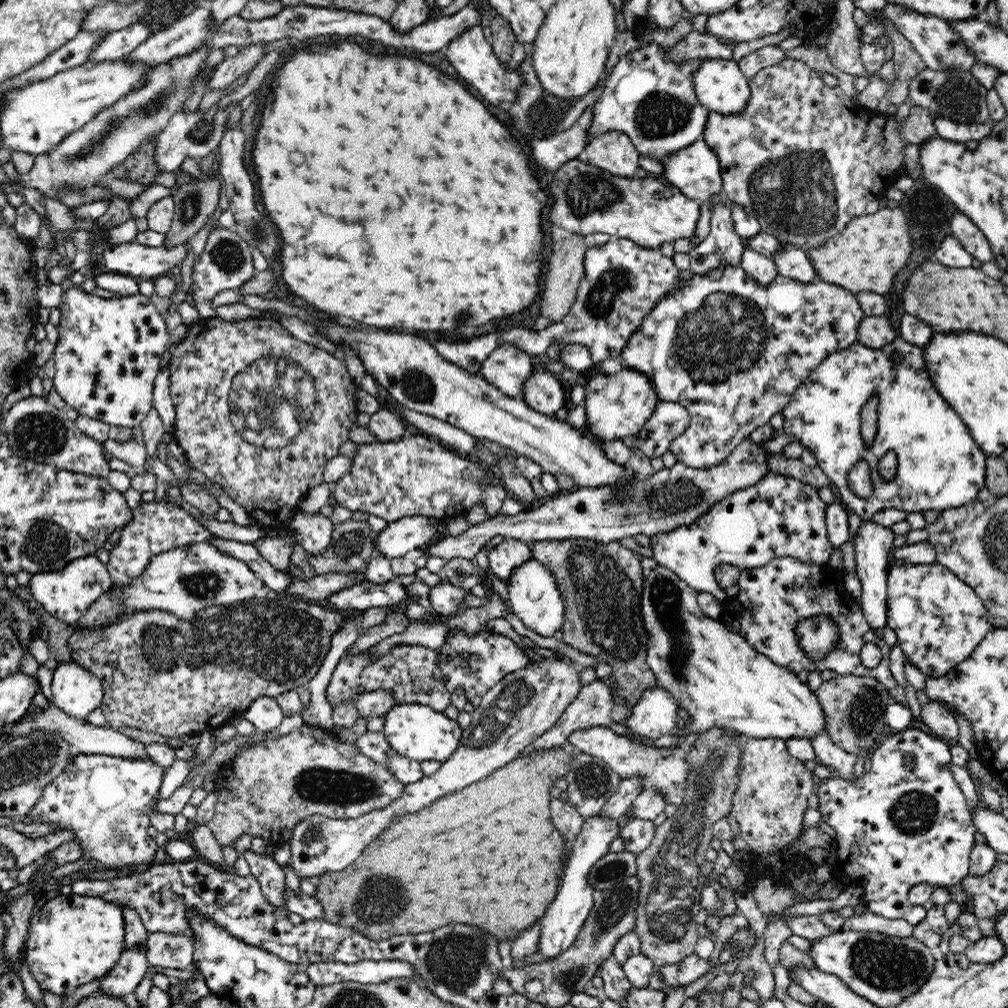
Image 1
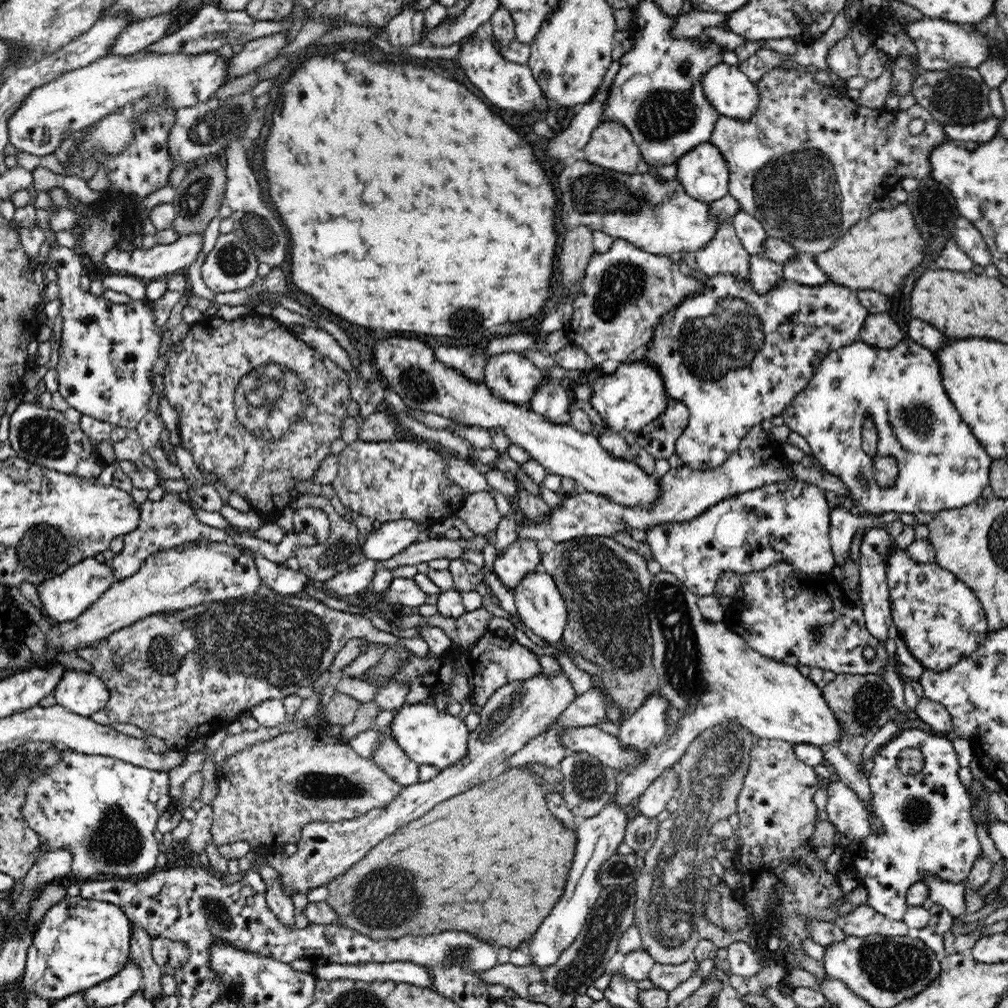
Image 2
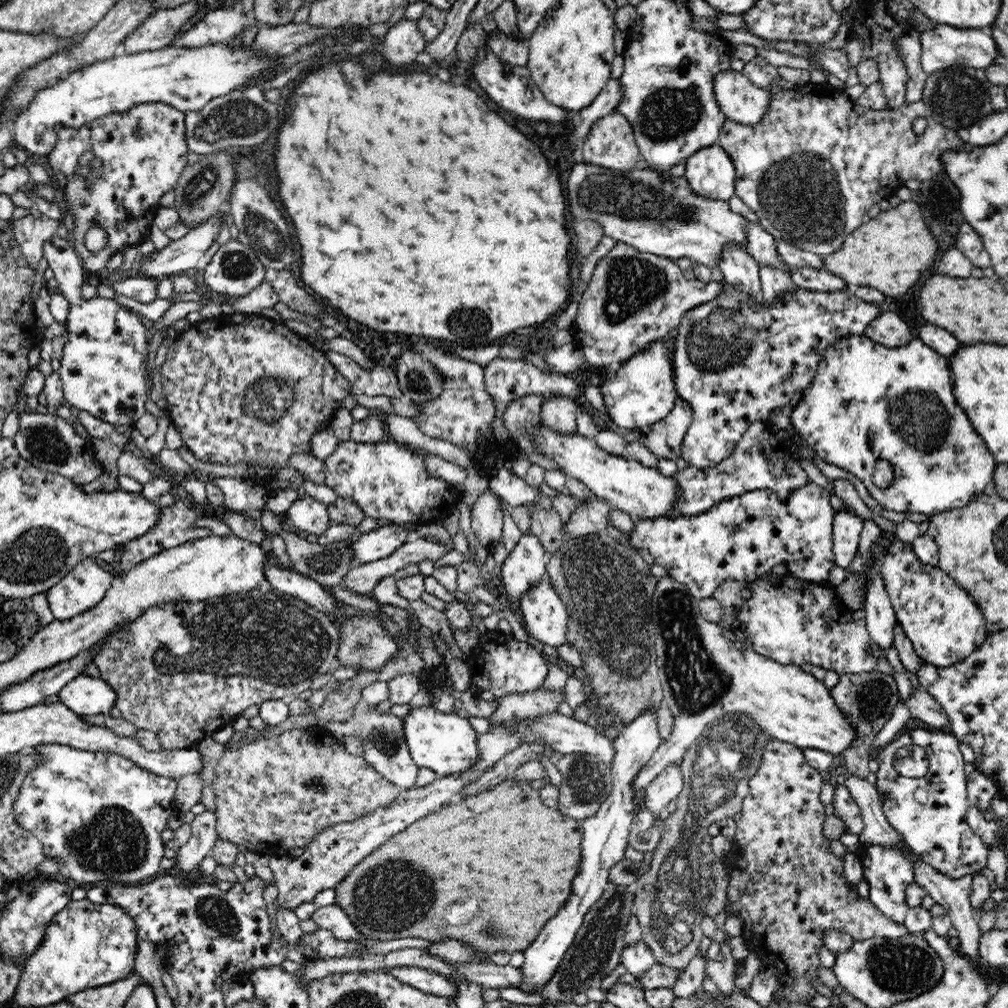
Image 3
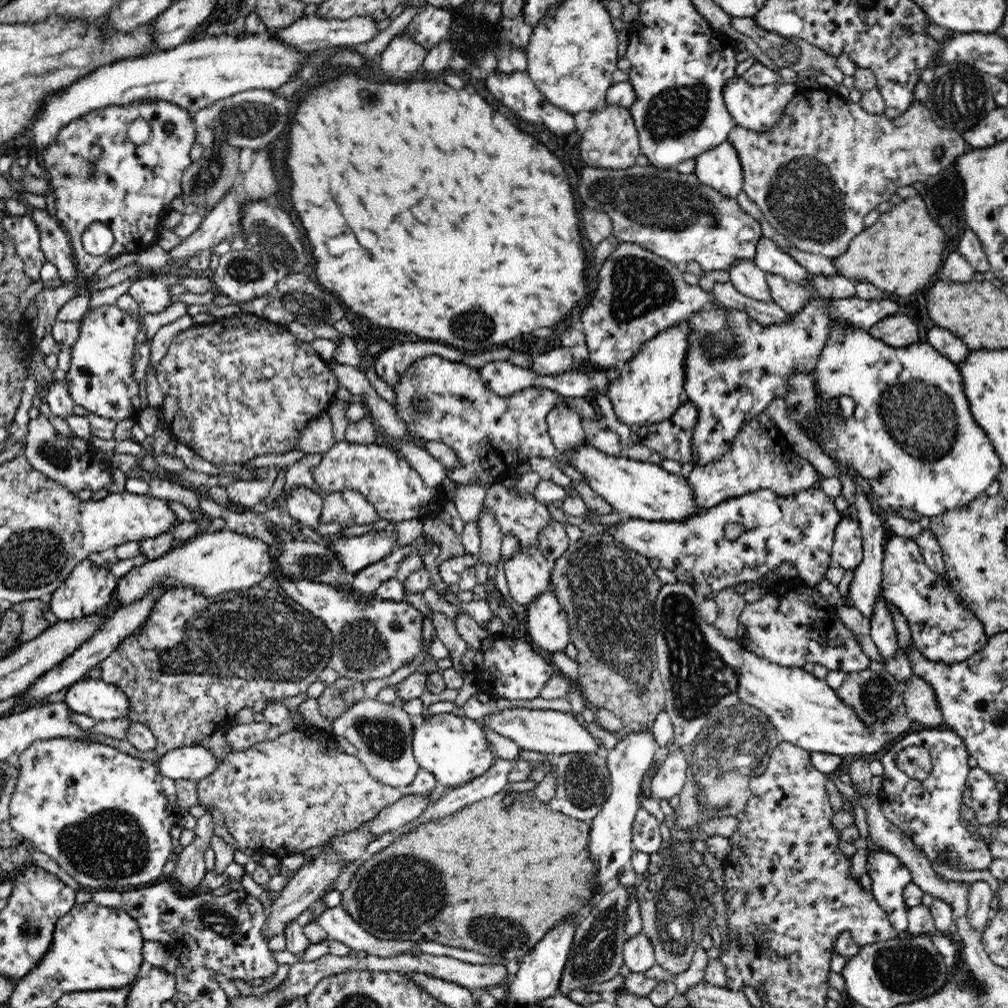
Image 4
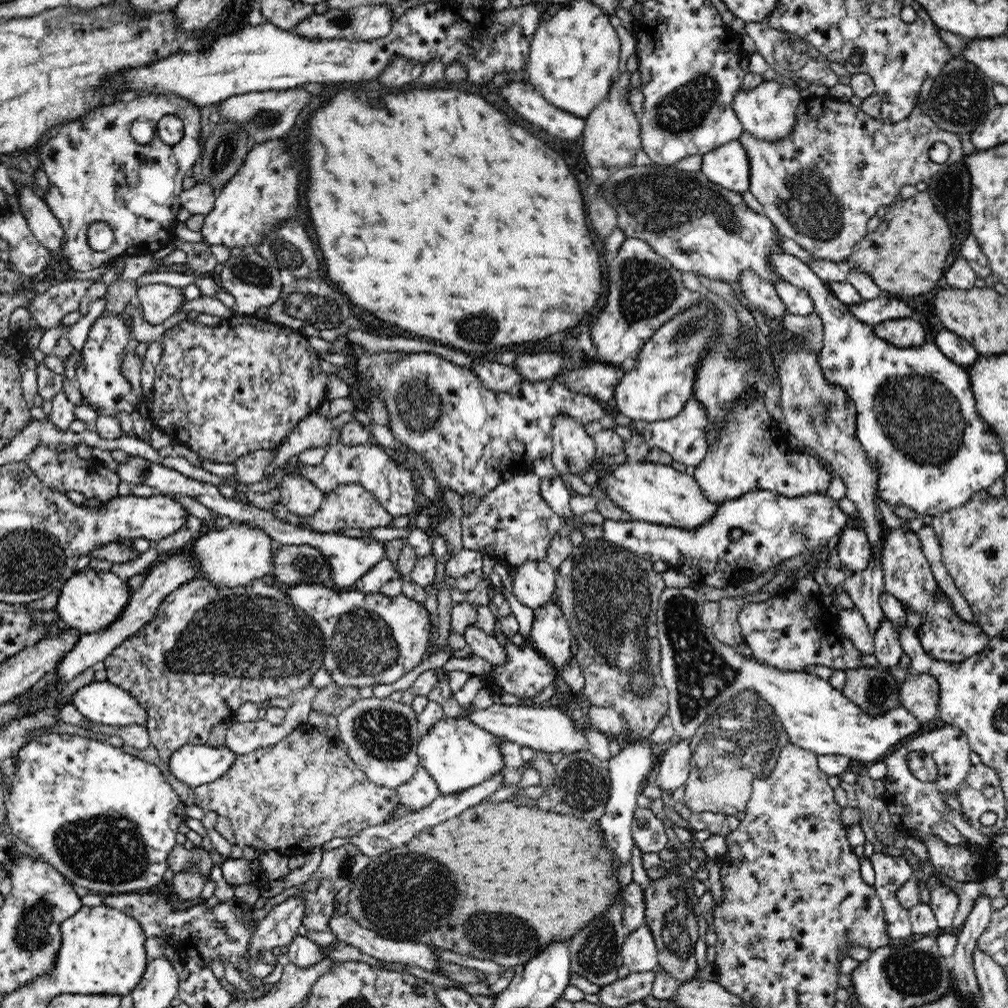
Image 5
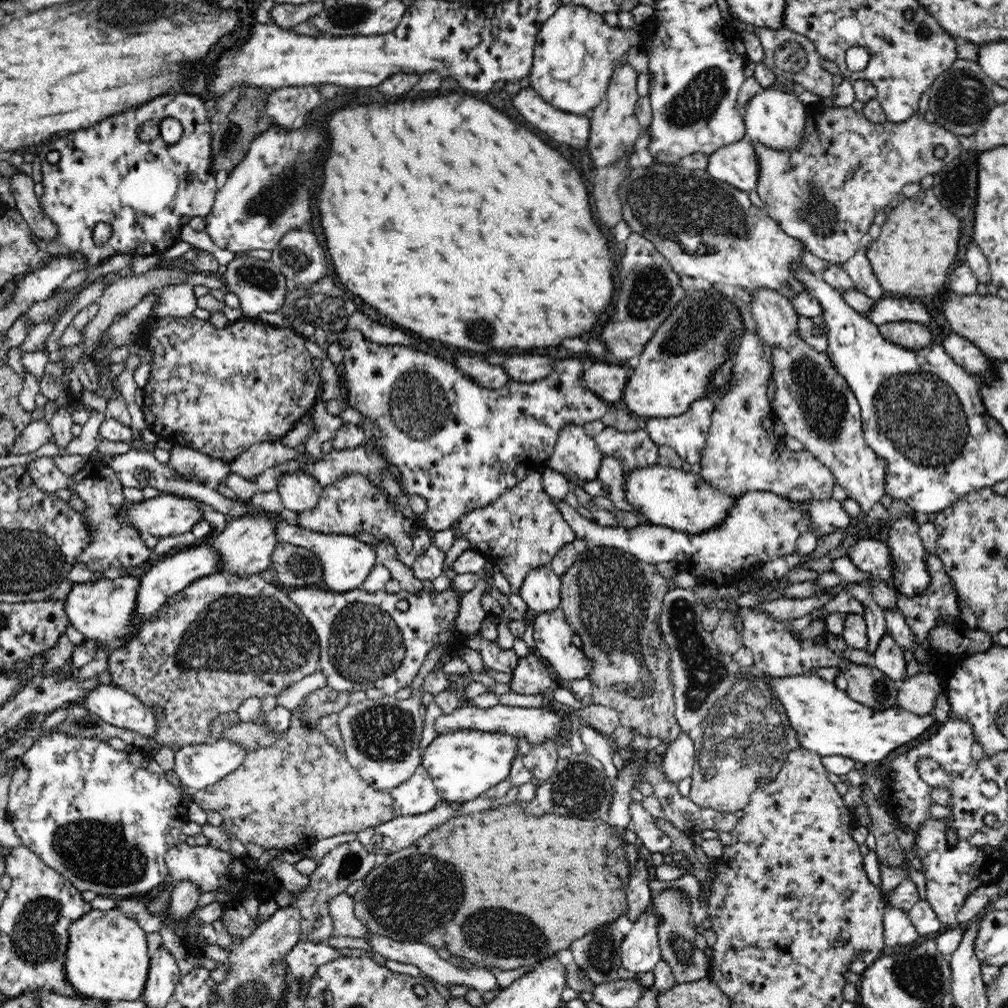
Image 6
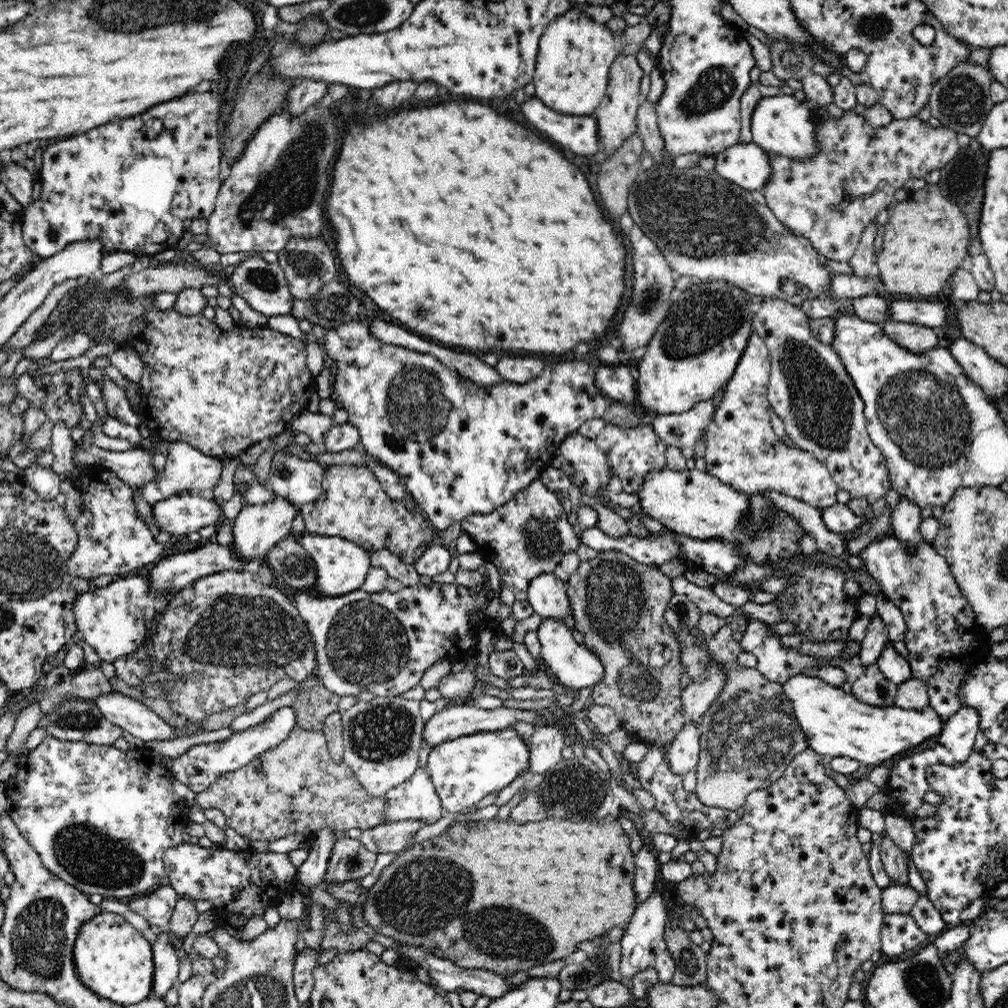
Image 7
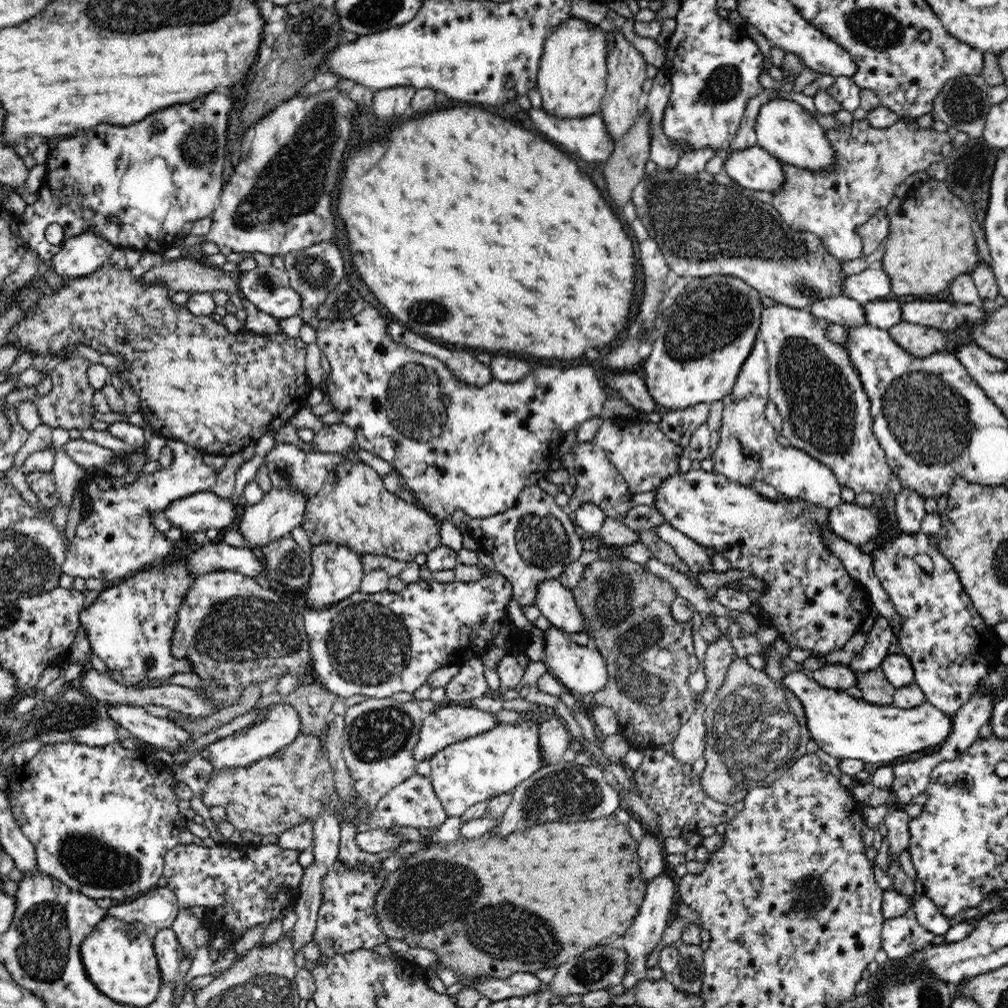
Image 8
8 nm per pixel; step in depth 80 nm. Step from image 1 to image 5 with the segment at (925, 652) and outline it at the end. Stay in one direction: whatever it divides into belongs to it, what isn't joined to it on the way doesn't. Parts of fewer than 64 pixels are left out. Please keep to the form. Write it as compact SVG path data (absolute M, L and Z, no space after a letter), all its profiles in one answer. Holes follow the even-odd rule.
M889 530L885 537L881 554L884 591L902 603L904 609L912 609L922 617L922 624L914 631L920 644L930 658L944 662L962 662L973 654L978 654L988 646L990 637L975 623L962 620L951 600L940 590L931 571L928 559L922 552L917 534L905 530Z

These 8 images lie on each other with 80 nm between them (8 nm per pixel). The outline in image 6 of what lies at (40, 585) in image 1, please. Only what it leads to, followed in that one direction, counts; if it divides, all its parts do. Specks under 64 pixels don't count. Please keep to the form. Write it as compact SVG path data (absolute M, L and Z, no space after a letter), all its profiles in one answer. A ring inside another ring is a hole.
M132 575L112 579L102 576L95 581L74 582L71 585L72 588L64 598L68 622L78 632L82 632L84 638L95 640L103 648L102 655L109 655L112 650L122 648L138 632L139 624L136 626L134 623L132 612L136 608L140 579Z

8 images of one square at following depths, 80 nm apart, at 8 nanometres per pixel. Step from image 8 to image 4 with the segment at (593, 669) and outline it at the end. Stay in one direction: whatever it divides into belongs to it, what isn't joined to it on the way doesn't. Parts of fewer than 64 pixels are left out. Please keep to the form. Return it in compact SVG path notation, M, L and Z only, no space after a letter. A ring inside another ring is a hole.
M551 587L525 605L526 639L544 654L564 651L570 643L567 614Z

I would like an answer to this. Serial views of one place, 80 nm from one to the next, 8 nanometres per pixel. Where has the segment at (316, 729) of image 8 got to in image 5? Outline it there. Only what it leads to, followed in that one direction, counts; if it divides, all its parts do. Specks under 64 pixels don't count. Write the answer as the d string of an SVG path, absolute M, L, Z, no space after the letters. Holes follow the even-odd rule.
M332 681L328 686L320 689L312 701L311 708L337 717L342 710L348 708L354 701L360 698L359 689L355 686L340 686Z

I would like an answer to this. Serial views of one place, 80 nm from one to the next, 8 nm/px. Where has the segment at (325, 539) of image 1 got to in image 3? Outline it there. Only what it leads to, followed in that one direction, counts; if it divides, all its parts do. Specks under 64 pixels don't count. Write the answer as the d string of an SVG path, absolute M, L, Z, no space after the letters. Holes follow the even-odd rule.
M304 493L300 494L301 497L296 499L287 510L289 518L301 535L318 538L330 528L332 523L328 507L315 498L308 497Z

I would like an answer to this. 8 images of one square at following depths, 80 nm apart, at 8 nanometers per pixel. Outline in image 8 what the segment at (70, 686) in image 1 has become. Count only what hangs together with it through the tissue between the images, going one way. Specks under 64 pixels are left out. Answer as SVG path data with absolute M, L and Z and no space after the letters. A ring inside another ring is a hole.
M119 702L105 704L110 720L144 743L162 747L166 751L176 751L191 738L188 732L174 725L169 718L154 716L143 706Z

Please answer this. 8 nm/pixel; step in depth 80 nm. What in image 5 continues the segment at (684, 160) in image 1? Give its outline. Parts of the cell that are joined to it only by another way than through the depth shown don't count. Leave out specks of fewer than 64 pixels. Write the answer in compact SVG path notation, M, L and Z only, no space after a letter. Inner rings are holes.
M740 141L727 142L702 155L700 170L708 181L733 193L743 193L750 184L750 165Z

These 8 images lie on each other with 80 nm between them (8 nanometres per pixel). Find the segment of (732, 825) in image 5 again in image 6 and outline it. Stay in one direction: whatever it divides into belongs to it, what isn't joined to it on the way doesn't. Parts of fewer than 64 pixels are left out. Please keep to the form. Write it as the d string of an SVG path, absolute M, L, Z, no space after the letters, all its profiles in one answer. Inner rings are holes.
M656 762L649 765L644 777L643 781L654 787L655 796L660 801L668 821L679 830L686 830L689 836L702 830L730 832L739 821L735 814L717 812L712 808L699 808L690 801L690 798L682 798L677 785L665 780L663 768Z

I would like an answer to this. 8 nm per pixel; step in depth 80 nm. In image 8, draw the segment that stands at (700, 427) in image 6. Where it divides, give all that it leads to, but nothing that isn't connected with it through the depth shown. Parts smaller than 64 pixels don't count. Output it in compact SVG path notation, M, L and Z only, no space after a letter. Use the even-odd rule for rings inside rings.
M700 402L690 408L663 412L658 427L666 438L687 450L694 431L706 424L710 408L710 403Z

